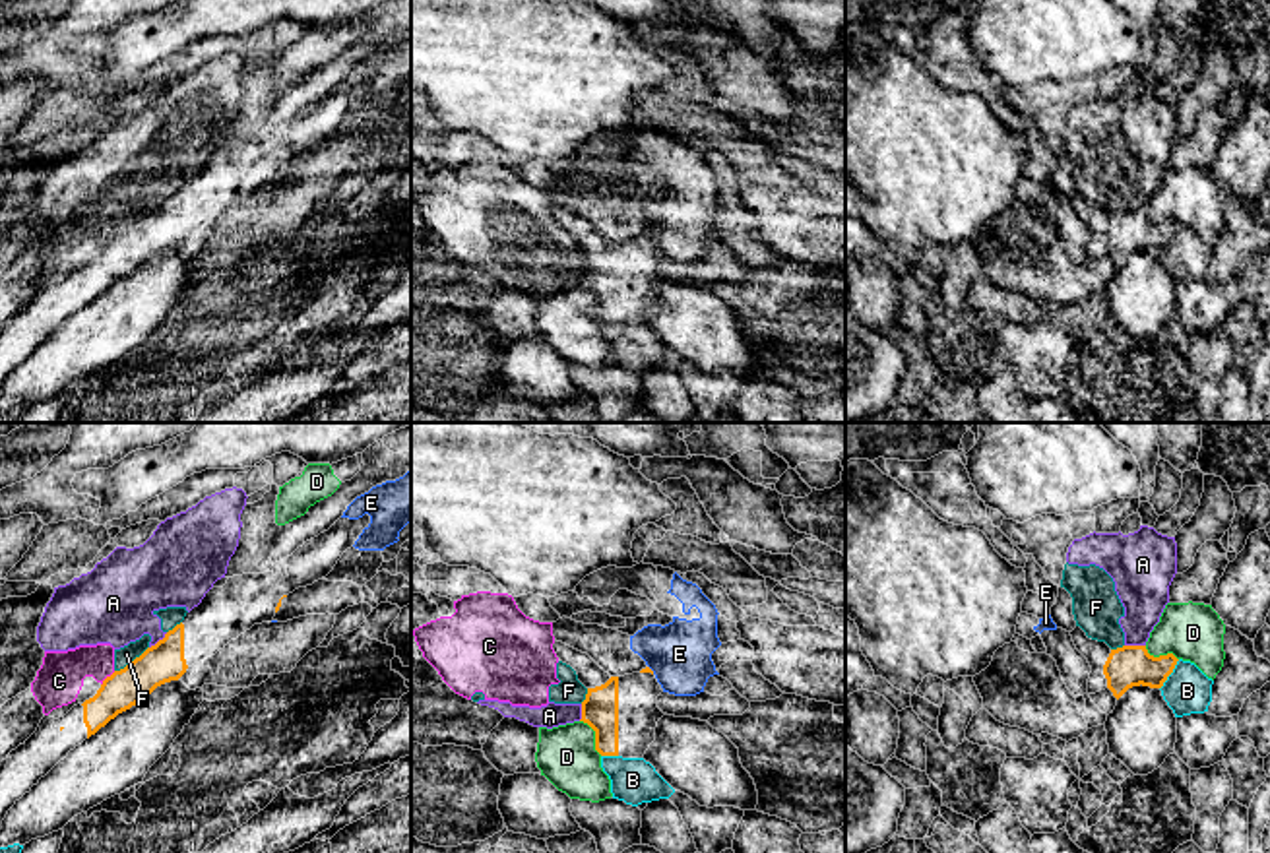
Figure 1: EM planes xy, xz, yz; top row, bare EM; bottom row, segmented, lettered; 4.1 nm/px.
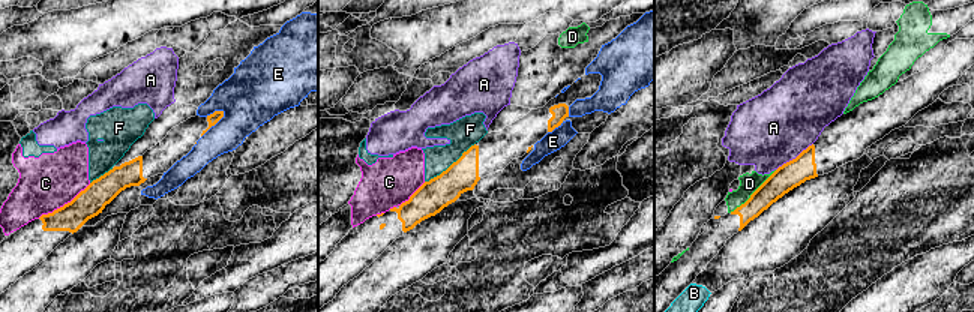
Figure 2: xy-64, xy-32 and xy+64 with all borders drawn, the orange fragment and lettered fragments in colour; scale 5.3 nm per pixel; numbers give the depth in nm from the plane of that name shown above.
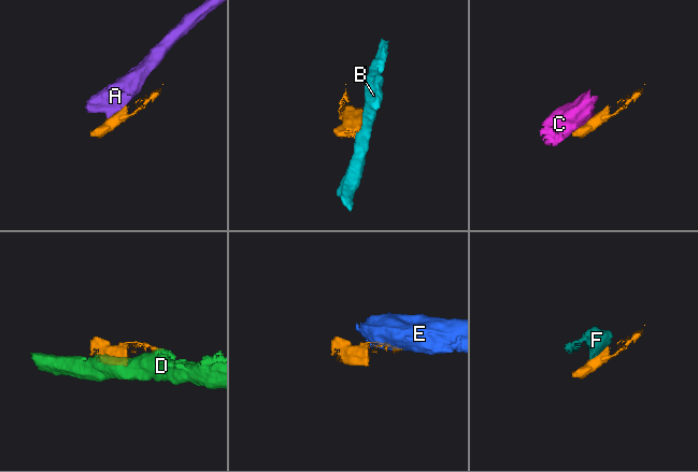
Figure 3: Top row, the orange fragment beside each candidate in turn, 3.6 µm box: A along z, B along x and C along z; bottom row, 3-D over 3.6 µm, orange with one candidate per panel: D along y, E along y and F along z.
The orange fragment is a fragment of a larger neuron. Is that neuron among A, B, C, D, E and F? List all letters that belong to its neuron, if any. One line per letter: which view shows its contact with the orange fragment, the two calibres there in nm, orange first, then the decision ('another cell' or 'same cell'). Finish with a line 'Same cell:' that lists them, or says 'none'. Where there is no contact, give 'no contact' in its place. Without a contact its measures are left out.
A: yz | 180/220 nm | another cell
B: yz | 180/190 nm | another cell
C: xy | 160/190 nm | another cell
D: xz | 160/240 nm | another cell
E: xz | 20/260 nm | another cell
F: xy | 160/70 nm | another cell
Same cell: none

